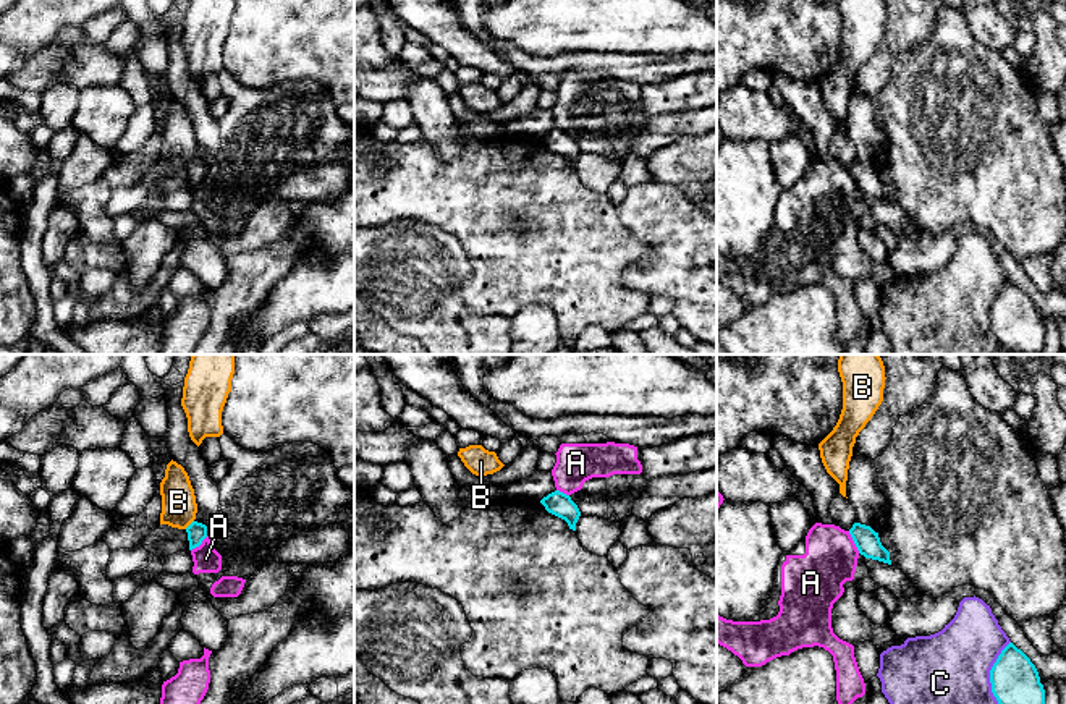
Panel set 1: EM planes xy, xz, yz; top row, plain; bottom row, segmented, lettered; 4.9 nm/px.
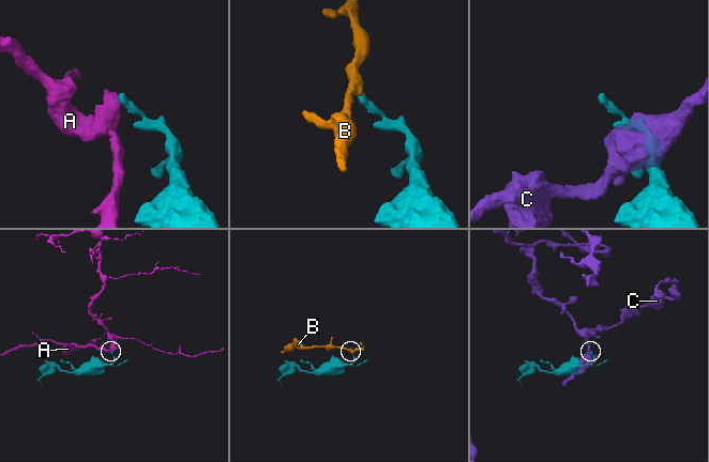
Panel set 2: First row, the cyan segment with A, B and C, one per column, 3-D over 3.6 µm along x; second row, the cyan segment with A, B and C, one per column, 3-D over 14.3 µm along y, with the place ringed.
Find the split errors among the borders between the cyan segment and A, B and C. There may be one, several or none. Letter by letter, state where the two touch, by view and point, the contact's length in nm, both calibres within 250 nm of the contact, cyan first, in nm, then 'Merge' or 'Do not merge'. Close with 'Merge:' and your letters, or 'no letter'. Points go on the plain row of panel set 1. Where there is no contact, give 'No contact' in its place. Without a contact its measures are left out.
A: Touches cyan at yz (854, 180). Shared border 130 nm. Thickness 120 nm (cyan) against 260 nm. Do not merge
B: Touches cyan at xy (190, 162). Shared border 60 nm. Thickness 100 nm (cyan) against 180 nm. Do not merge
C: Touches cyan at yz (990, 311). Shared border 340 nm. Thickness 240 nm (cyan) against 480 nm. Do not merge
Merge: no letter

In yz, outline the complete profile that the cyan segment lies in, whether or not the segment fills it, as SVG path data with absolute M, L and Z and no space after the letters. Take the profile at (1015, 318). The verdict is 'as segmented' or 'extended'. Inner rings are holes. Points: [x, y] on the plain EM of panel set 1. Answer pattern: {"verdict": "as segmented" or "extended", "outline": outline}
{"verdict": "as segmented", "outline": "M1009 280L990 307L992 330L998 341L1019 353L1040 354L1045 327L1030 296Z"}

